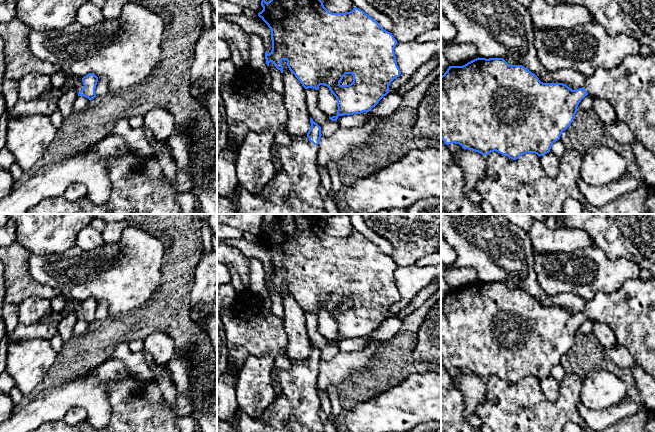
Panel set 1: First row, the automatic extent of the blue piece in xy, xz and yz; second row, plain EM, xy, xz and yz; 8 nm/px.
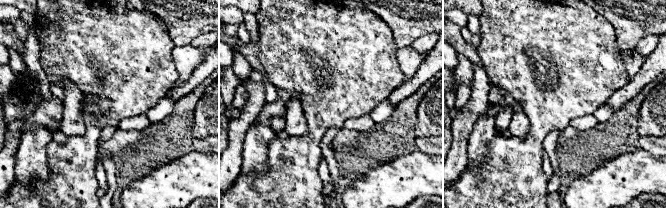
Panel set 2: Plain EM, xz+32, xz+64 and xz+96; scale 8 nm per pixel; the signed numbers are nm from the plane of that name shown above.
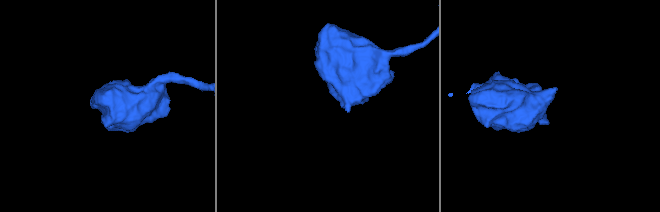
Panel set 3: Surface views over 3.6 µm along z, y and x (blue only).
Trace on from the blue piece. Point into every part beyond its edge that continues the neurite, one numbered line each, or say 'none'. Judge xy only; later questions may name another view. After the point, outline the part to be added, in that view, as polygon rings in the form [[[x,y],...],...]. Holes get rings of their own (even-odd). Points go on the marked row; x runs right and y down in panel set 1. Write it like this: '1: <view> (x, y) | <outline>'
1: xy (46, 103) | [[[82,77],[67,79],[65,84],[58,90],[50,84],[38,97],[30,101],[18,100],[12,108],[7,108],[8,121],[20,119],[29,115],[43,114],[50,116],[58,109],[60,97],[70,88],[77,92],[83,89]]]

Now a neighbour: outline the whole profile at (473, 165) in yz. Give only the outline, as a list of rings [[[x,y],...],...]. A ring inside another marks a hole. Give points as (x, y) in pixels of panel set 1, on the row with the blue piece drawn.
[[[462,149],[453,154],[453,161],[458,164],[464,173],[465,193],[475,190],[476,184],[486,175],[485,156],[468,149]]]

